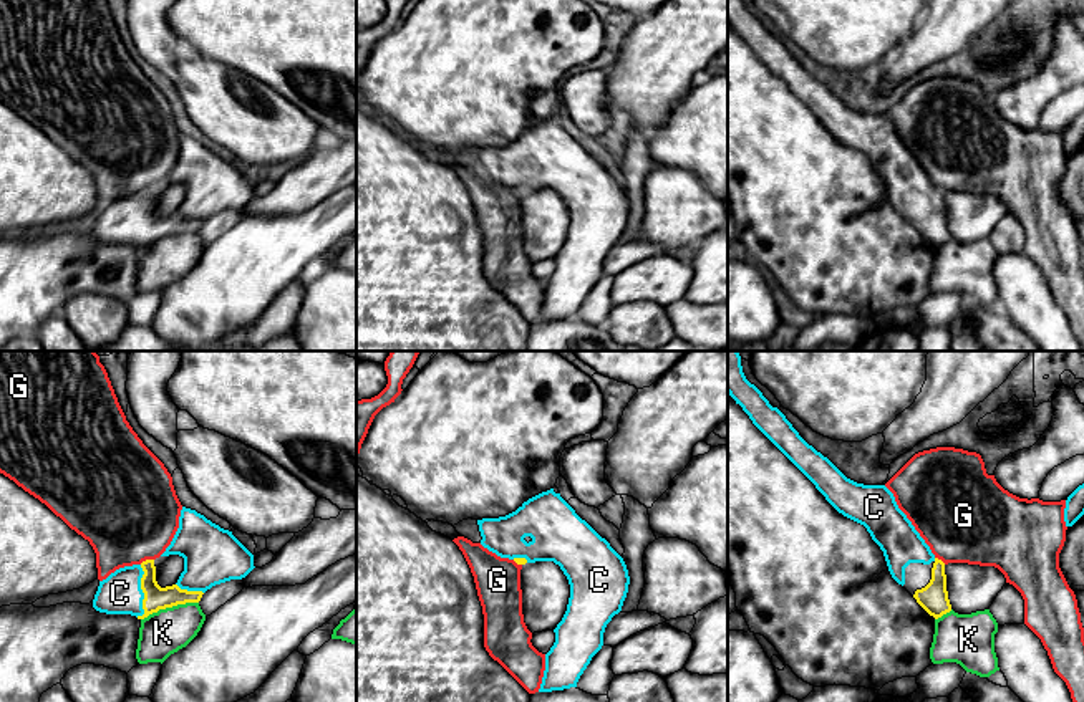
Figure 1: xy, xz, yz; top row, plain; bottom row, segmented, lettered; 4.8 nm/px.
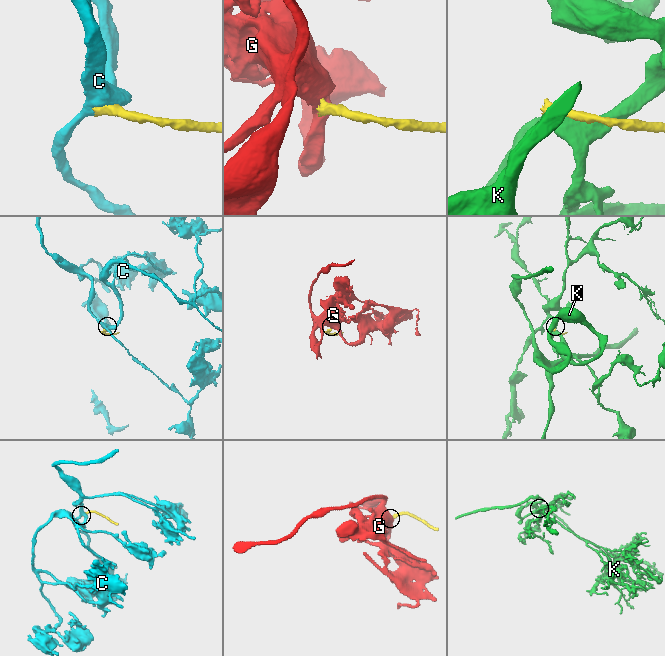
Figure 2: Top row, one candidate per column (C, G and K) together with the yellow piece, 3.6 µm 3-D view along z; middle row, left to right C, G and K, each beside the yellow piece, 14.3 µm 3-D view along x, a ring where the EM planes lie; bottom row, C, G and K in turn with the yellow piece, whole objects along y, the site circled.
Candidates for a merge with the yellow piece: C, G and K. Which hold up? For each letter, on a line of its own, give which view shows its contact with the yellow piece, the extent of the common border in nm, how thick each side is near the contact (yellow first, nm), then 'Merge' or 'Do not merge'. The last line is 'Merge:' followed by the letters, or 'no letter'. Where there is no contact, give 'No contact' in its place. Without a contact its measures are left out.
C: Touches yellow in xy. Shared border 260 nm. Thickness 120 nm (yellow) against 200 nm. Merge
G: Touches yellow in xy. Shared border 80 nm. Thickness 120 nm (yellow) against 480 nm. Do not merge
K: Touches yellow in xy. Shared border 300 nm. Thickness 120 nm (yellow) against 220 nm. Do not merge
Merge: C

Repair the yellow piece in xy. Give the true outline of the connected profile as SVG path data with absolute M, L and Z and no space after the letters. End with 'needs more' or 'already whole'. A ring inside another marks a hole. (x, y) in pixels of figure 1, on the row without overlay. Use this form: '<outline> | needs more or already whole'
M182 136L179 157L161 185L179 184L184 187L184 200L172 215L161 217L156 210L154 189L141 194L124 195L99 210L93 237L106 243L131 243L144 248L159 238L186 232L199 232L202 224L215 214L242 209L254 195L254 184L232 164L196 139Z | needs more

